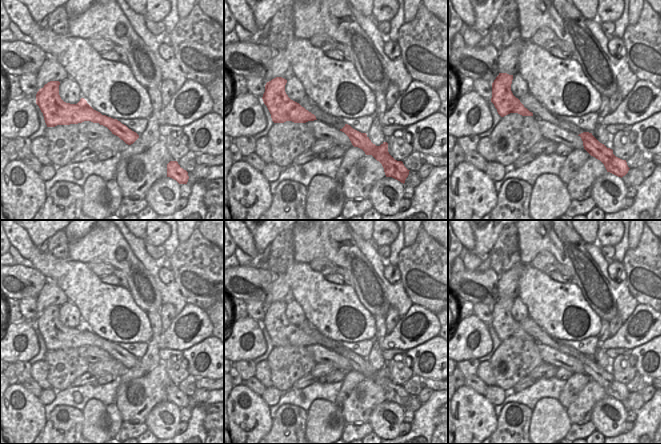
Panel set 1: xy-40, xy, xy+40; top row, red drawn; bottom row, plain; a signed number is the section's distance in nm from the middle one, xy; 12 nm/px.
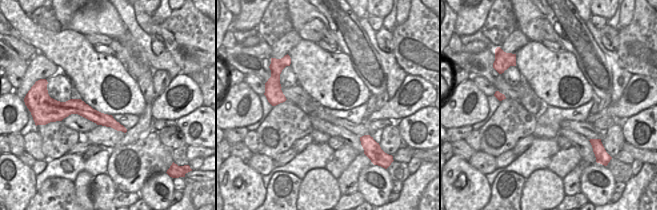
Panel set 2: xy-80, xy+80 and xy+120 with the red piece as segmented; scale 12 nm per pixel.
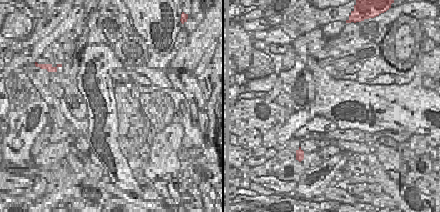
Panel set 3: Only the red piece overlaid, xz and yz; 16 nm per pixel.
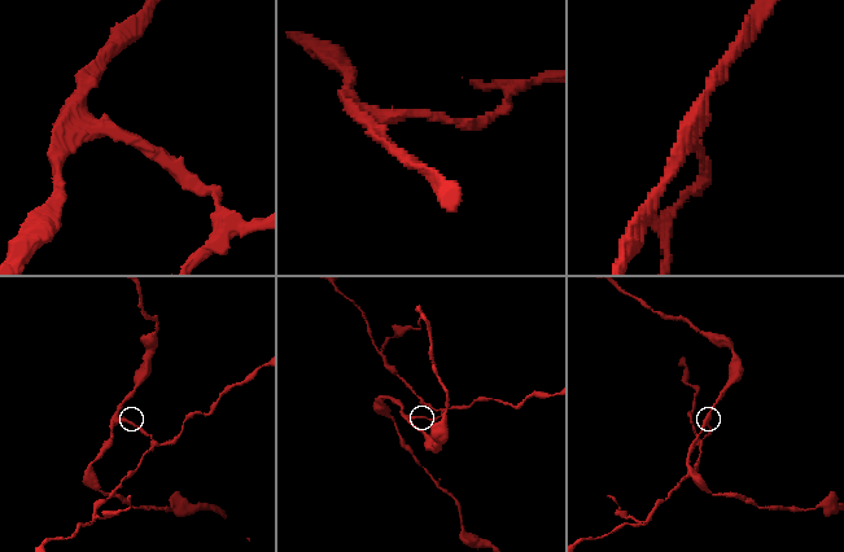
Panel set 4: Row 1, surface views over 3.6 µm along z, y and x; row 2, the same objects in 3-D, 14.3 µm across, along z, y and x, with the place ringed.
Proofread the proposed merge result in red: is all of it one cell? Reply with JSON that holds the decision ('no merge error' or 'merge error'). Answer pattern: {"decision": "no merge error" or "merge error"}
{"decision": "merge error"}

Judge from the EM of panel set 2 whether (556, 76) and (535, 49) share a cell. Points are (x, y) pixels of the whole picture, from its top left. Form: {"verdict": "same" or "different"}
{"verdict": "same"}

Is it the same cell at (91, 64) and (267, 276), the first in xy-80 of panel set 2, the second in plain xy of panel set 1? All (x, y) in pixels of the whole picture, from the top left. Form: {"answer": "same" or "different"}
{"answer": "different"}

